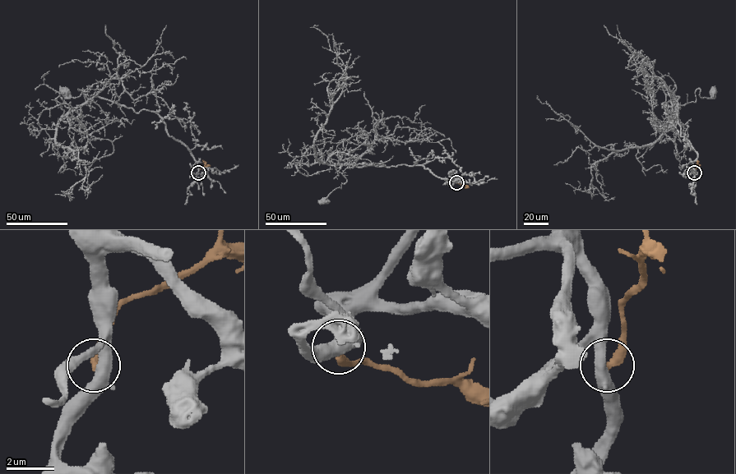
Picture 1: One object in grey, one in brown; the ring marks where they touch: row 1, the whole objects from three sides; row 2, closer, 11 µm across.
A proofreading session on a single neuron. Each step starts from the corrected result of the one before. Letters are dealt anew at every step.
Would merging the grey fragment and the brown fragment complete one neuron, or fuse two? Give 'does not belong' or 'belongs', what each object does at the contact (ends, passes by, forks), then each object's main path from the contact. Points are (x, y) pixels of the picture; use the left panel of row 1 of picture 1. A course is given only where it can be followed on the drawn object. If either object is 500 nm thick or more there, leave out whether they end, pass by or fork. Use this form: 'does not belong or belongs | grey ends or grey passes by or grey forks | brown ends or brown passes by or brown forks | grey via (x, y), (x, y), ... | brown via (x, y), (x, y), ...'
does not belong | grey passes by | brown ends | grey via (198, 172), (192, 153), (155, 112), (98, 96), (77, 106), (88, 102), (83, 89), (70, 98), (65, 89) | brown via (197, 172), (204, 166), (202, 160)

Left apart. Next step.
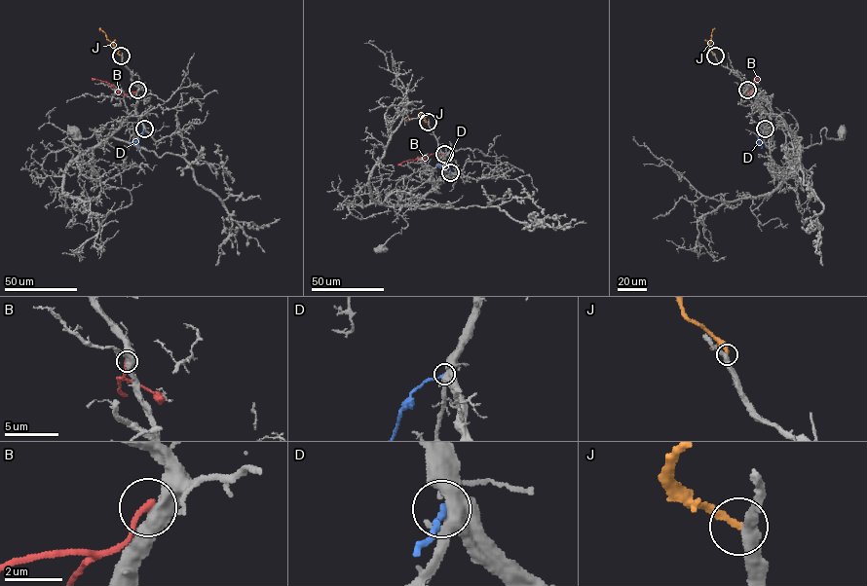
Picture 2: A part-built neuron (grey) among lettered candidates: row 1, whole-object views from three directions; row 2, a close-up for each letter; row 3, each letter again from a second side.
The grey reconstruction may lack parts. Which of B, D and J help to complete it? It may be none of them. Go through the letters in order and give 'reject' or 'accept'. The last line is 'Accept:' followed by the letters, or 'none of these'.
B: reject
D: reject
J: accept
Accept: J

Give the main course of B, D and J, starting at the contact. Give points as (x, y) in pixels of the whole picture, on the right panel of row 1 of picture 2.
B: (746, 90), (748, 95), (752, 90), (752, 81), (758, 78)
D: (765, 128), (758, 137), (760, 148)
J: (715, 55), (709, 49), (713, 31)

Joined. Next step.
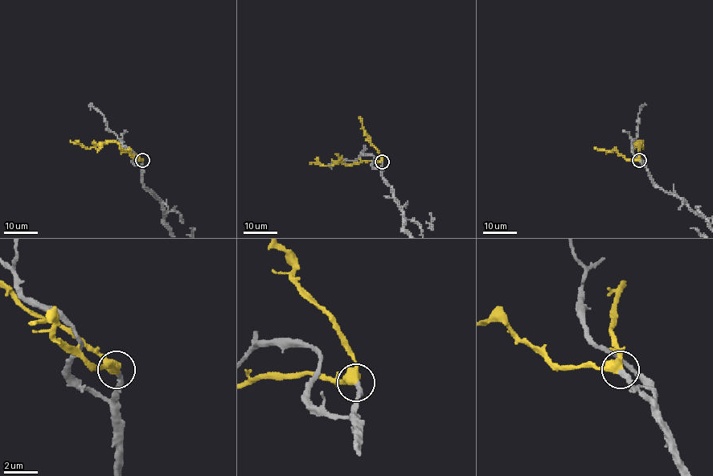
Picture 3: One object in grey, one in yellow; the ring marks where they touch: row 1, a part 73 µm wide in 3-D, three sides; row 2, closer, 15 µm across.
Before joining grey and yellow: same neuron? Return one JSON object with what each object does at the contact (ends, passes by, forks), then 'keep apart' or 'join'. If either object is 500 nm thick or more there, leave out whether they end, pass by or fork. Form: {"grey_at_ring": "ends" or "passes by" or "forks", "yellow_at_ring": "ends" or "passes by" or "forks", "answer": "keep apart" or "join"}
{"grey_at_ring": "ends", "yellow_at_ring": "passes by", "answer": "join"}

